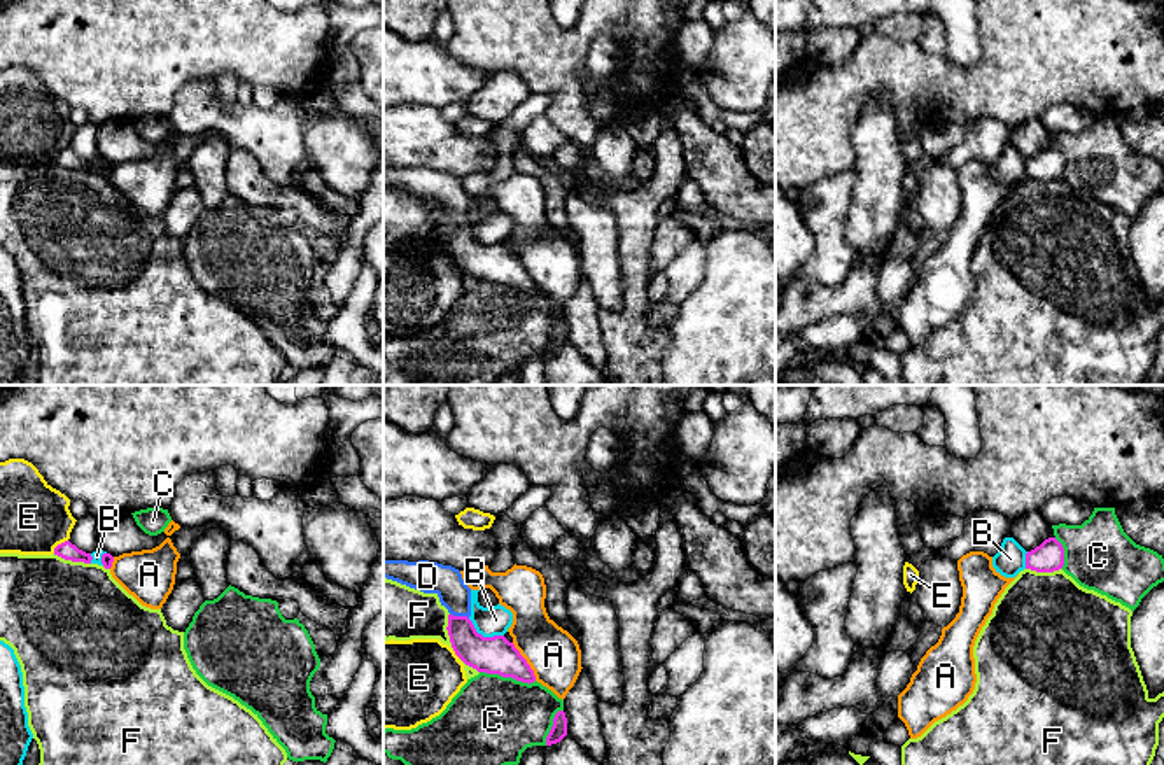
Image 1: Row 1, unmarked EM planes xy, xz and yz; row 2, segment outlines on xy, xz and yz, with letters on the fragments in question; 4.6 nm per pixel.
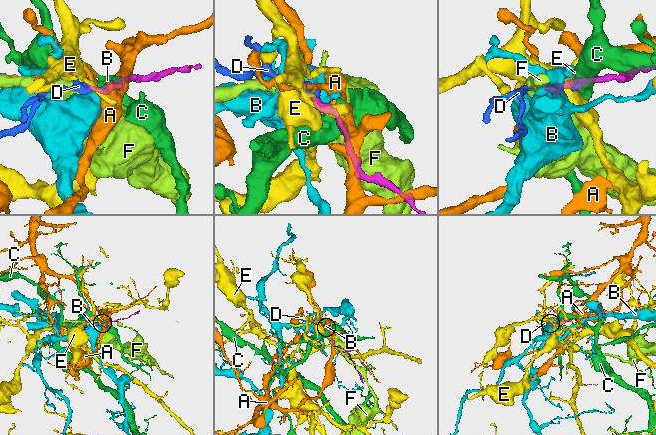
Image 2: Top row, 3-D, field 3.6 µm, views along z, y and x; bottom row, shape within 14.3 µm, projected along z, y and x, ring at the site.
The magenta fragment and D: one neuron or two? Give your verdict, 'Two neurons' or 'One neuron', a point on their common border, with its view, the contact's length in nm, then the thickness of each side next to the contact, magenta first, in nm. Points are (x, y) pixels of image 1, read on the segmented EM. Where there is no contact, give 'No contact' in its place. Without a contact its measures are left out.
One neuron. Touches magenta at xz (459, 617). Shared border 90 nm. Thickness 180 nm (magenta) against 150 nm

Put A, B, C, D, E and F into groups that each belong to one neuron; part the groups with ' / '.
A / B / C / D / E / F

